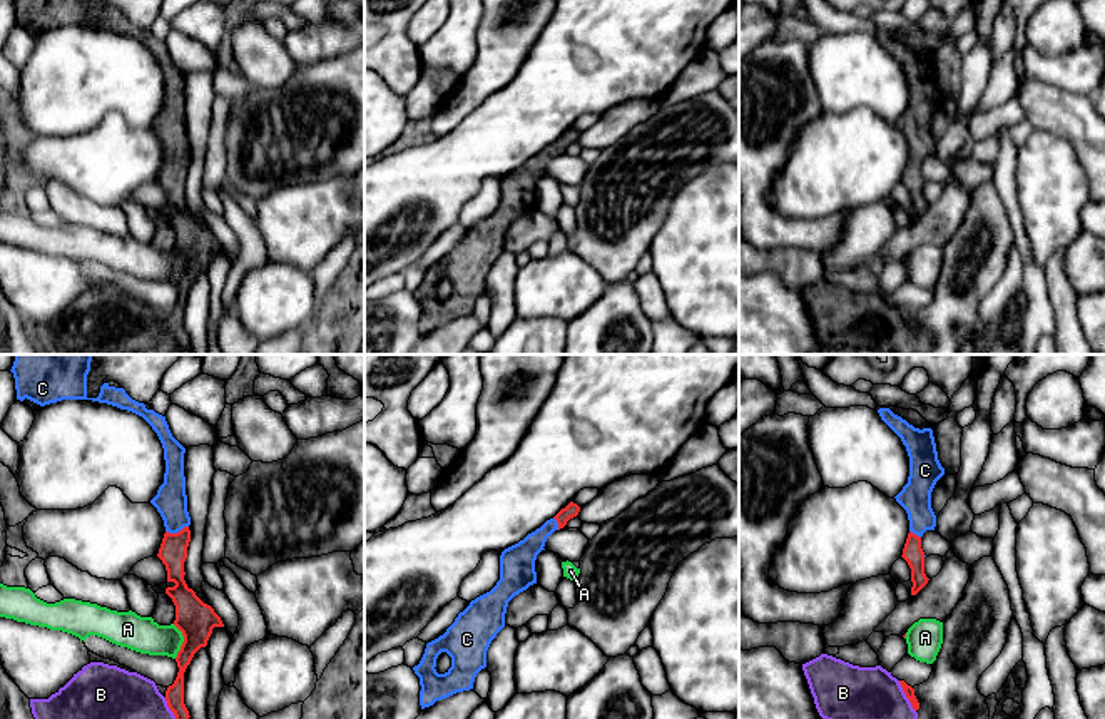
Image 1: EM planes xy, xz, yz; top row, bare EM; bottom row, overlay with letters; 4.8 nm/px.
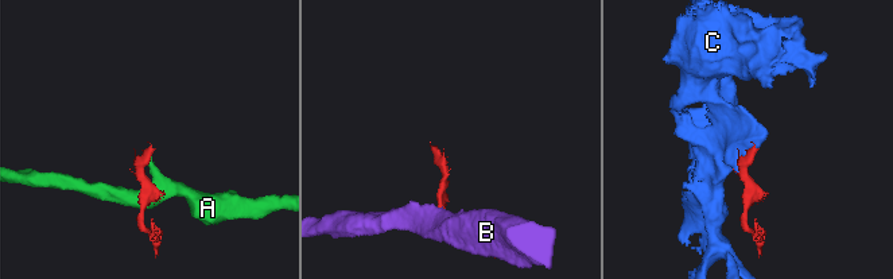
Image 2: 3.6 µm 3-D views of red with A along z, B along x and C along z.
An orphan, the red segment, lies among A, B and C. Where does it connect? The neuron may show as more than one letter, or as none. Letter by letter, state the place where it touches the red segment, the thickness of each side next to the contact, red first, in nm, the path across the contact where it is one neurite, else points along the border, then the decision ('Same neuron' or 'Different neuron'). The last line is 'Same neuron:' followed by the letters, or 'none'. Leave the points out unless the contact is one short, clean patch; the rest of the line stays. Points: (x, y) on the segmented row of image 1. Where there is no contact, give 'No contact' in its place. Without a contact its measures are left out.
A: Touches red at xy (184, 641). Thickness 180 nm (red) against 170 nm. Boundary: xy (173, 624), (183, 636), (176, 657). Different neuron
B: Touches red at yz (906, 696). Thickness 50 nm (red) against 260 nm. Boundary: yz (898, 681), (915, 711). Different neuron
C: Touches red at xy (178, 532). Thickness 140 nm (red) against 160 nm. Same neuron
Same neuron: C

